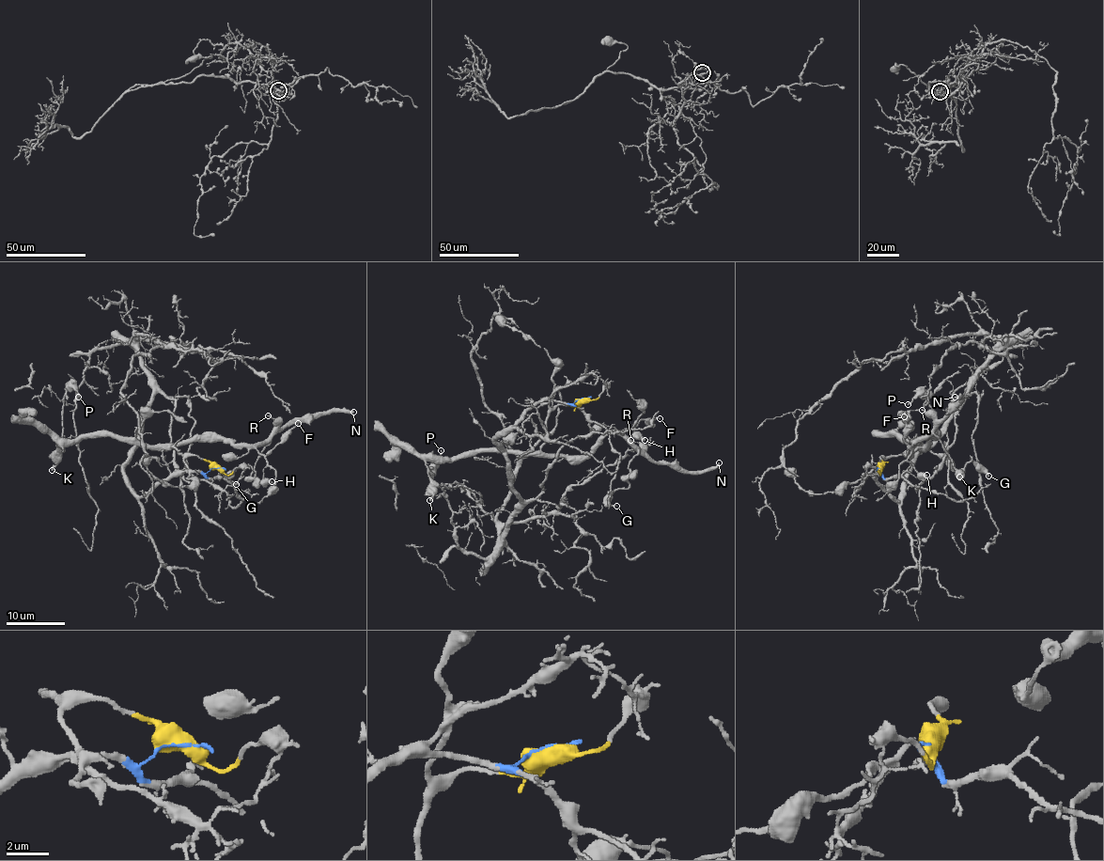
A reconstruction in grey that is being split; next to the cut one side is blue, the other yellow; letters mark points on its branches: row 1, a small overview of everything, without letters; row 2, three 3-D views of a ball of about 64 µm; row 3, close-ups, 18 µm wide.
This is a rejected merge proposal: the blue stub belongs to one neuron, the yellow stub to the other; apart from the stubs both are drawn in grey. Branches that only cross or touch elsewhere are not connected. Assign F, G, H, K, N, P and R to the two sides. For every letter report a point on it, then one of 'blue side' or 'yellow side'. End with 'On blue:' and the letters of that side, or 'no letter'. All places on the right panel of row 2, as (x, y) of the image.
F: place (904, 416); yellow side
G: place (988, 476); yellow side
H: place (926, 475); yellow side
K: place (959, 477); yellow side
N: place (955, 397); yellow side
P: place (908, 404); yellow side
R: place (922, 410); yellow side
On blue: no letter

